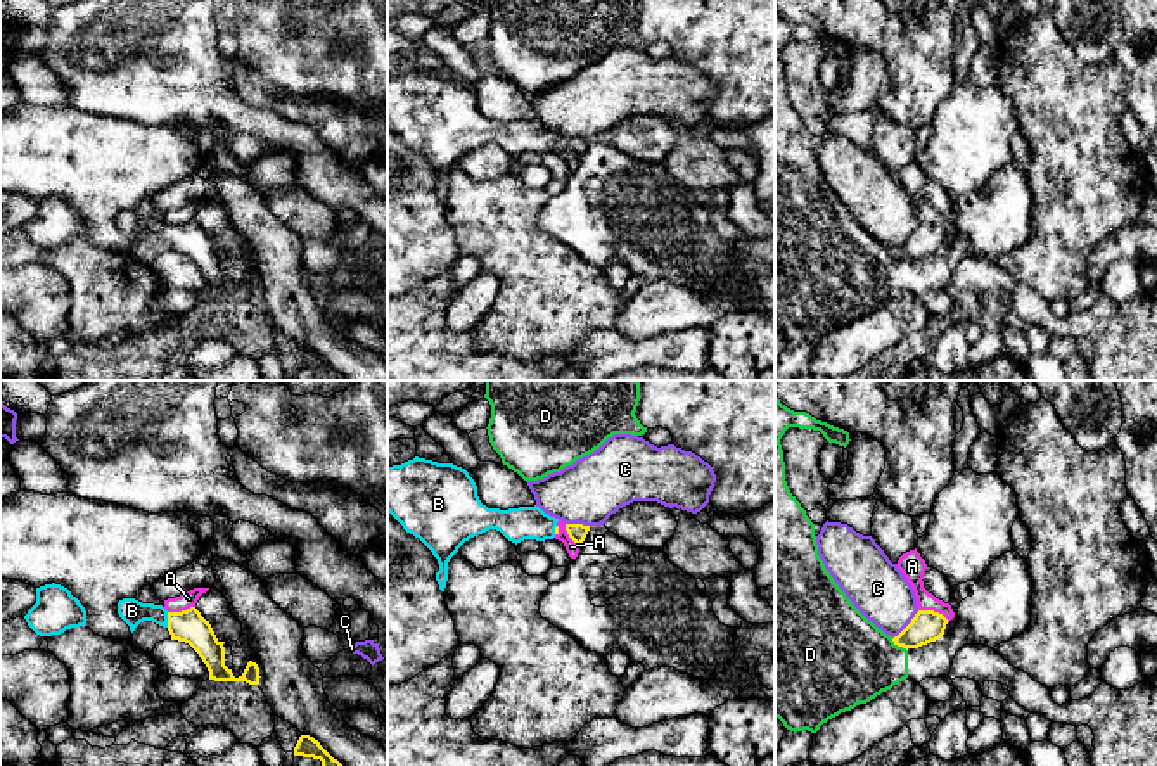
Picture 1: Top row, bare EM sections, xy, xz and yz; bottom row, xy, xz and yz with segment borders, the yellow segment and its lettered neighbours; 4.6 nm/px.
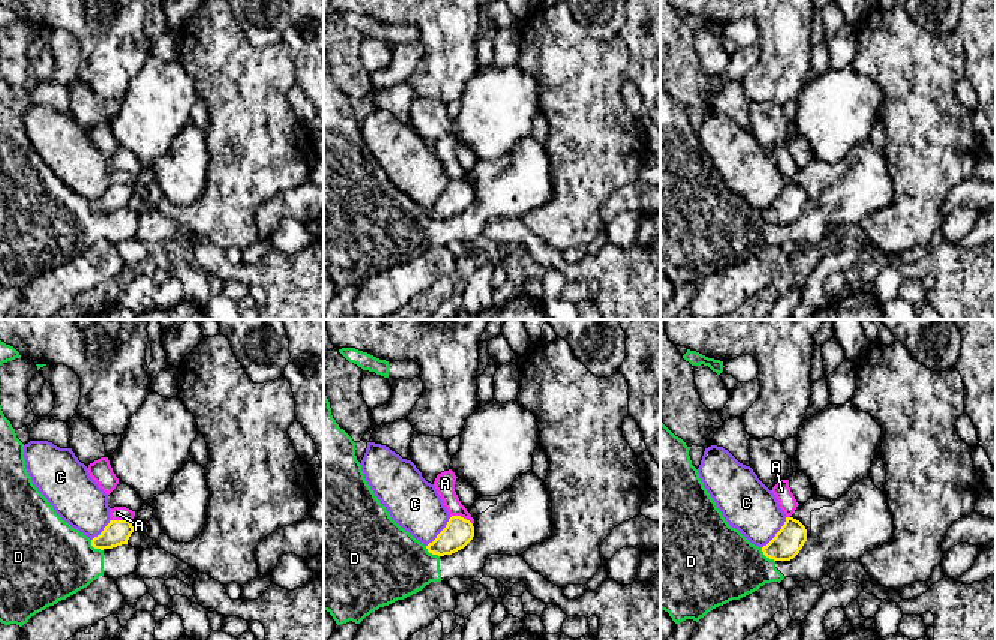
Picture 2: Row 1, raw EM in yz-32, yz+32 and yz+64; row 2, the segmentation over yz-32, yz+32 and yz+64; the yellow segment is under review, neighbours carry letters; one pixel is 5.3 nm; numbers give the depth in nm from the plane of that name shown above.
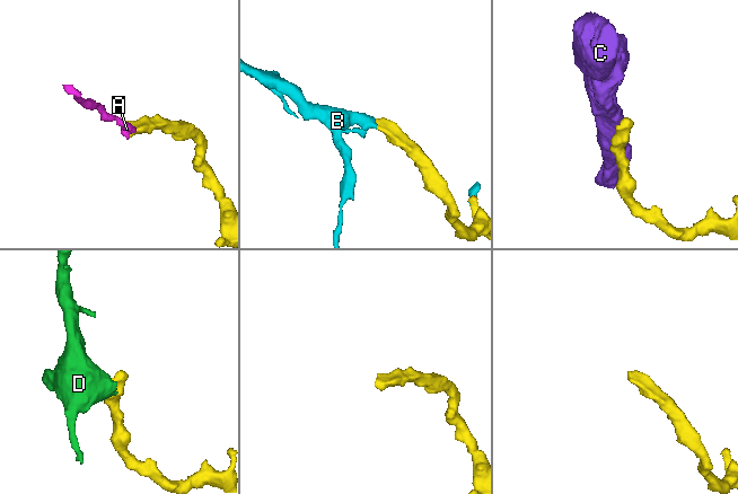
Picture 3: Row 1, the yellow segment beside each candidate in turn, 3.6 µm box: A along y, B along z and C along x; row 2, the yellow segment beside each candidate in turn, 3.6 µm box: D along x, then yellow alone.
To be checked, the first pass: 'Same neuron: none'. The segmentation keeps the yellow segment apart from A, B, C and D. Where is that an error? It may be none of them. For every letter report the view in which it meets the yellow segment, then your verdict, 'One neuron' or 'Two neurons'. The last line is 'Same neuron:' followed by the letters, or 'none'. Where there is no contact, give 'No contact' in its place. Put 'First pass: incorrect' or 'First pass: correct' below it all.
A: Touches yellow in yz. Two neurons
B: Touches yellow in xy. One neuron
C: Touches yellow in yz. Two neurons
D: Touches yellow in yz. Two neurons
Same neuron: B
First pass: incorrect

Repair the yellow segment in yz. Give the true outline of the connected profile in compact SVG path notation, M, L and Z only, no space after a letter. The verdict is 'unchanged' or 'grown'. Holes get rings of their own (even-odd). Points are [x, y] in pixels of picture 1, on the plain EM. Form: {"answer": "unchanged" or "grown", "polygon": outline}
{"answer": "unchanged", "polygon": "M918 223L911 235L892 251L894 258L903 261L918 261L930 254L939 252L944 247L949 233L934 223Z"}

